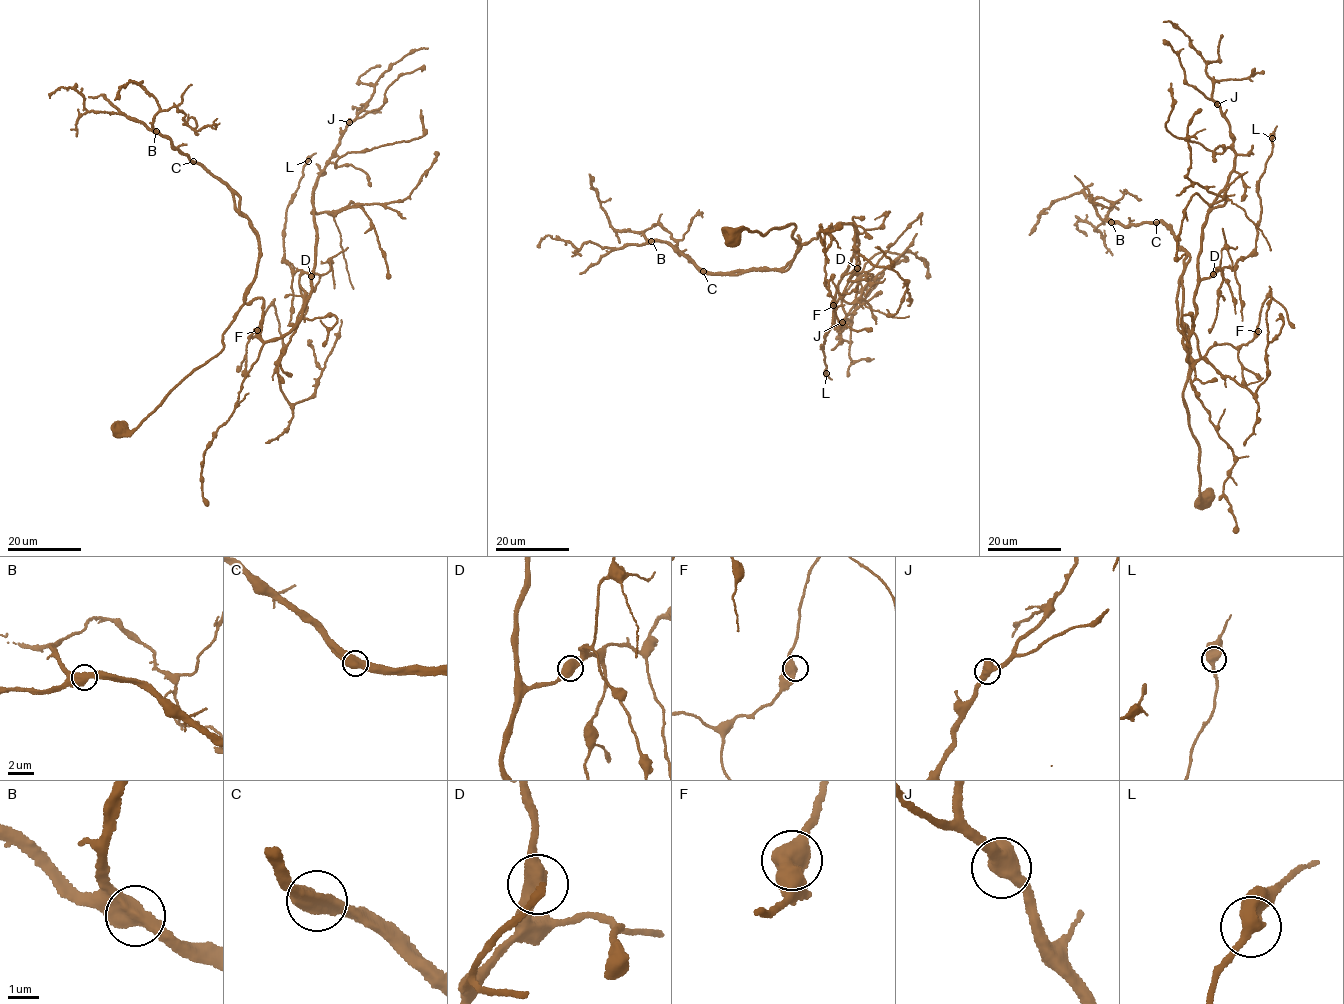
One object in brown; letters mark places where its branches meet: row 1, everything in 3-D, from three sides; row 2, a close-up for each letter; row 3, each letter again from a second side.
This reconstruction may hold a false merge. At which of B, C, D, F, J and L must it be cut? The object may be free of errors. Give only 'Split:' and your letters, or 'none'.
Split: none

